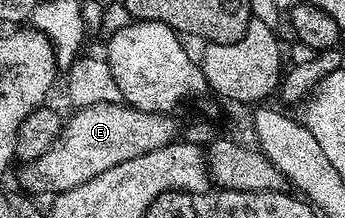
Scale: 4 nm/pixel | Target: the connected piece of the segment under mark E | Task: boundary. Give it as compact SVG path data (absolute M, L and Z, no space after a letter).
M123 103L118 104L99 104L98 106L86 106L85 108L75 109L71 113L73 116L63 121L58 138L50 146L50 150L46 150L46 154L42 154L36 160L25 163L24 168L24 184L28 188L33 188L36 192L48 192L47 194L55 194L57 192L65 192L74 186L82 186L82 182L90 182L90 178L98 178L98 174L102 174L102 170L110 170L110 166L118 166L118 162L130 162L130 158L138 158L150 154L154 150L158 150L162 146L173 143L178 136L178 128L176 132L176 116L166 112L143 112L137 108L130 108Z

